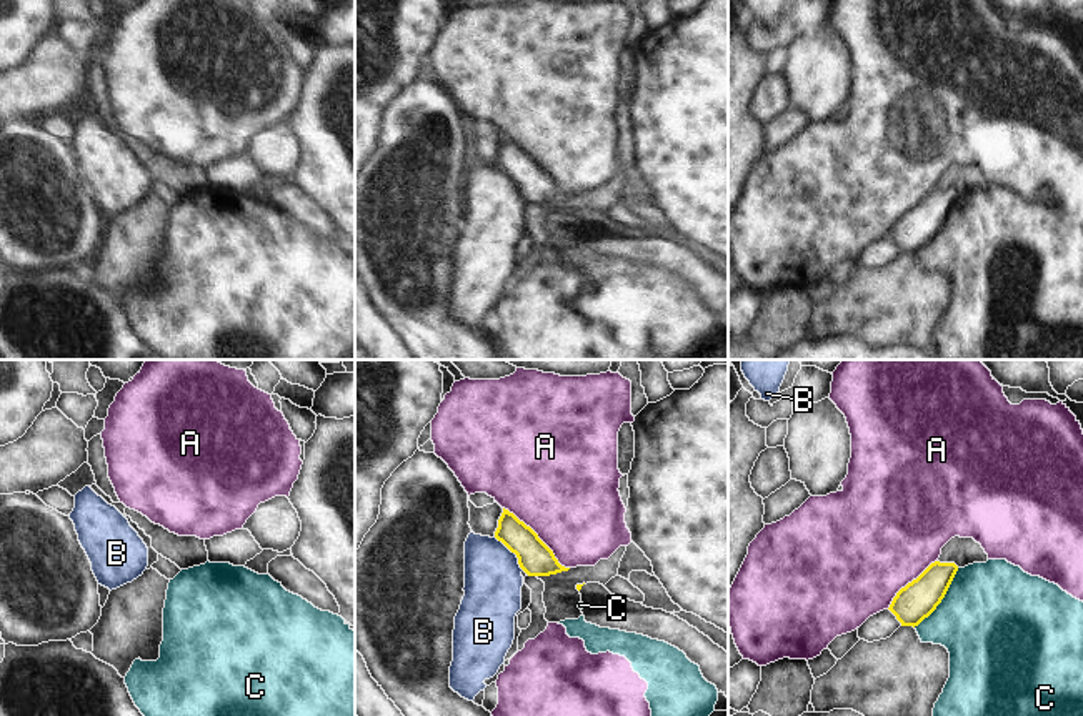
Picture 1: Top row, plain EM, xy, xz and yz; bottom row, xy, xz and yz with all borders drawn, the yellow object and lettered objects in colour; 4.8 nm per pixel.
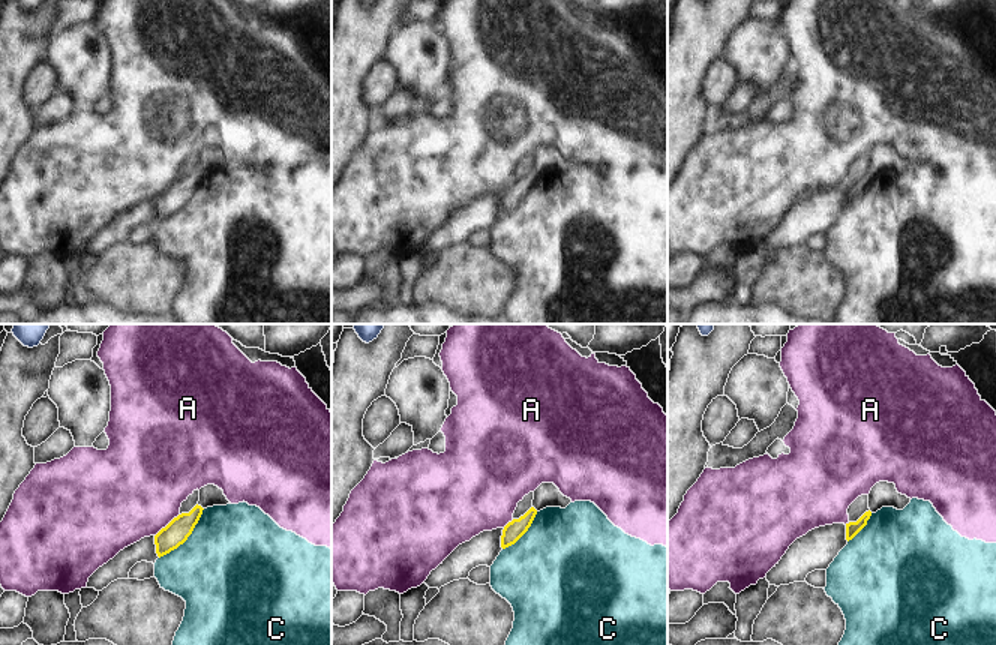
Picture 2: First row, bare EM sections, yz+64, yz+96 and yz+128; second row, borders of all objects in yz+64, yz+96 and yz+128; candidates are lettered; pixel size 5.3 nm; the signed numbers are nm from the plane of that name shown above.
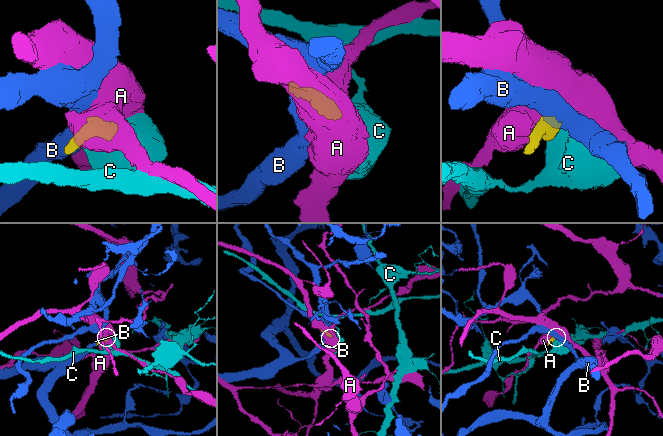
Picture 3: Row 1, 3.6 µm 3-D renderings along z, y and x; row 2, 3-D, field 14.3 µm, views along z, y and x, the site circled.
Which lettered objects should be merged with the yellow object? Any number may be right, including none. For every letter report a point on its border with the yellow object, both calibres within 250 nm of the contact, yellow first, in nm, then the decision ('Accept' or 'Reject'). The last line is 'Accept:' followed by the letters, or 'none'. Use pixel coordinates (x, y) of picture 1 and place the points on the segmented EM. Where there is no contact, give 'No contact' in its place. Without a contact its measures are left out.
A: Touches yellow at xz (537, 536). Thickness 170 nm (yellow) against 480 nm. Reject
B: Touches yellow at xz (514, 551). Thickness 170 nm (yellow) against 280 nm. Reject
C: Touches yellow at yz (942, 598). Thickness 180 nm (yellow) against 480 nm. Reject
Accept: none.

